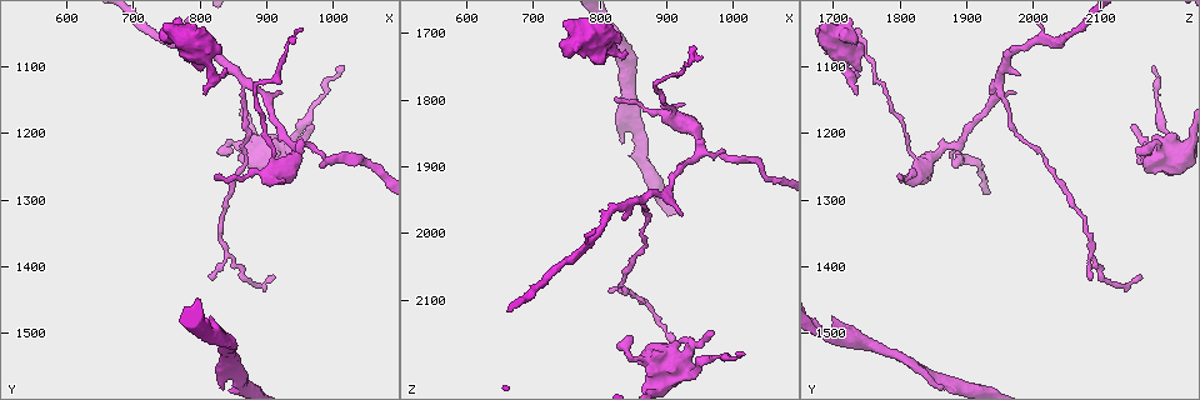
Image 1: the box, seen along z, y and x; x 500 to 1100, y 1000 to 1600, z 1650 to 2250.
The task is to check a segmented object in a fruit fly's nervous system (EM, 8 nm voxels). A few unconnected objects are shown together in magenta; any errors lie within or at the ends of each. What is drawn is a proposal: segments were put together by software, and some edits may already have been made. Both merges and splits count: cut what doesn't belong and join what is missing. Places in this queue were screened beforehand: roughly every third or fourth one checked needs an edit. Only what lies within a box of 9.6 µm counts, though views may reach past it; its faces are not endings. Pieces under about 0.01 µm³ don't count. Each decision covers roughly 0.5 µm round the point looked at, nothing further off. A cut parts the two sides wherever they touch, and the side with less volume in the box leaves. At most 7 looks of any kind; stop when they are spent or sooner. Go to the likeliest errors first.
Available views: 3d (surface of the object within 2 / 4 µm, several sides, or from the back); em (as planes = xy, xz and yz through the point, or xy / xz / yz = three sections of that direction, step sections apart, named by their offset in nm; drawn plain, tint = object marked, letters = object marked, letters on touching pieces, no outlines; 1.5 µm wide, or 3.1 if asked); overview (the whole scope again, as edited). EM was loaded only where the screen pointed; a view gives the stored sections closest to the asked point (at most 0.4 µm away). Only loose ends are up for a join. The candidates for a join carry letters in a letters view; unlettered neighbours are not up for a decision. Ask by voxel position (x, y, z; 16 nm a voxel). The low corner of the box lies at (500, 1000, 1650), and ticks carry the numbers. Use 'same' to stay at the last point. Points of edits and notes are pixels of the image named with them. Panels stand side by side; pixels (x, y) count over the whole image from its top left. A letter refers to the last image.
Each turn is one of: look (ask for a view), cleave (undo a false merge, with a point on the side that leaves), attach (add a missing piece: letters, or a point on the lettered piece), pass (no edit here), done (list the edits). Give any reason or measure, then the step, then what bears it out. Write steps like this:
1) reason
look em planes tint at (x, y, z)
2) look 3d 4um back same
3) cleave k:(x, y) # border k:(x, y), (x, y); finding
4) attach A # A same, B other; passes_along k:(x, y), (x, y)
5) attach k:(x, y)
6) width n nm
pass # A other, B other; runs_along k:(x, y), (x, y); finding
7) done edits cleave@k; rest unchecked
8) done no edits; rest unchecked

free end
look em planes letters at (805, 1140, 1735)

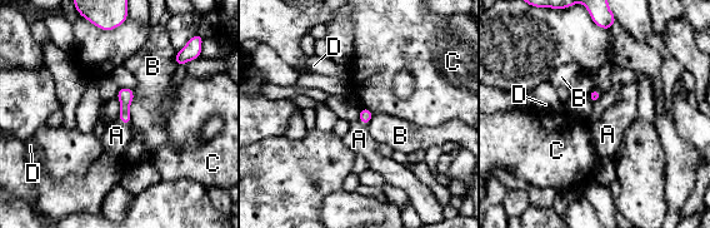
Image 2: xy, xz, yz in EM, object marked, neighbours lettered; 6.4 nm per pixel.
attach A # A same, B other, C other, D other; passes_along 2:(125, 95), (124, 123), (116, 135); it goes on there

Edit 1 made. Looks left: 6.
look em planes letters at (815, 1475, 1700)

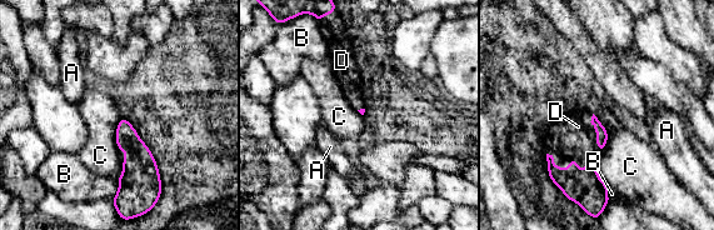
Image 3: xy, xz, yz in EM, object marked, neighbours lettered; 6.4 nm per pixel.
attach D # A other, B other, C other, D same; it goes on there

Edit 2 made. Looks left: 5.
look overview

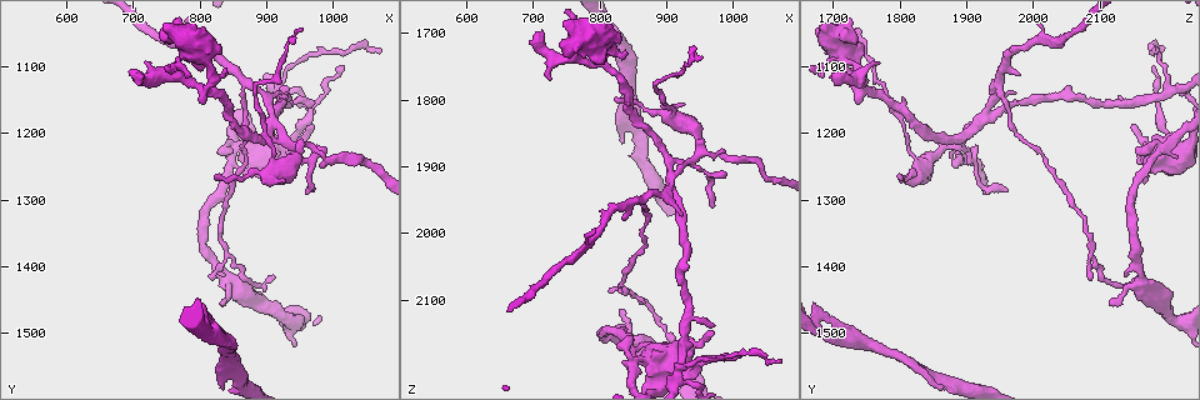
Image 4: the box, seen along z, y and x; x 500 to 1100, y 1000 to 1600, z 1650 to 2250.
branch point
look 3d 4um at (840, 1545, 1825)

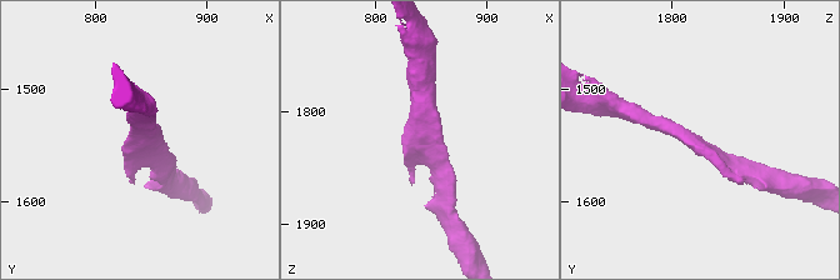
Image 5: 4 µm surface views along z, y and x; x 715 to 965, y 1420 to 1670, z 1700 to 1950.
need the tissue
look em planes letters at (842, 1546, 1824)

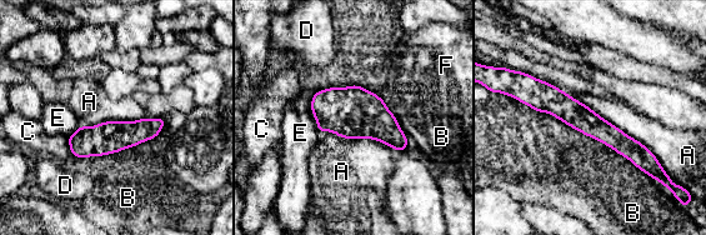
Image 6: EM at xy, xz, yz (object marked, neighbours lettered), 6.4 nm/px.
width 170 nm
pass # A other, B other, C other, D other, E other, F other; border 6:(566, 93), (642, 143), (662, 168); all the same neuron

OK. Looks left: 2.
done edits attach@2, attach@3; rest unchecked

